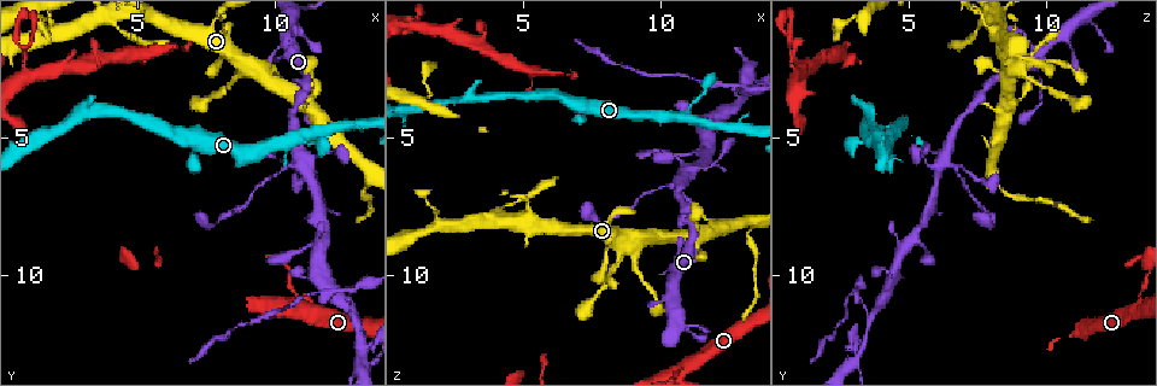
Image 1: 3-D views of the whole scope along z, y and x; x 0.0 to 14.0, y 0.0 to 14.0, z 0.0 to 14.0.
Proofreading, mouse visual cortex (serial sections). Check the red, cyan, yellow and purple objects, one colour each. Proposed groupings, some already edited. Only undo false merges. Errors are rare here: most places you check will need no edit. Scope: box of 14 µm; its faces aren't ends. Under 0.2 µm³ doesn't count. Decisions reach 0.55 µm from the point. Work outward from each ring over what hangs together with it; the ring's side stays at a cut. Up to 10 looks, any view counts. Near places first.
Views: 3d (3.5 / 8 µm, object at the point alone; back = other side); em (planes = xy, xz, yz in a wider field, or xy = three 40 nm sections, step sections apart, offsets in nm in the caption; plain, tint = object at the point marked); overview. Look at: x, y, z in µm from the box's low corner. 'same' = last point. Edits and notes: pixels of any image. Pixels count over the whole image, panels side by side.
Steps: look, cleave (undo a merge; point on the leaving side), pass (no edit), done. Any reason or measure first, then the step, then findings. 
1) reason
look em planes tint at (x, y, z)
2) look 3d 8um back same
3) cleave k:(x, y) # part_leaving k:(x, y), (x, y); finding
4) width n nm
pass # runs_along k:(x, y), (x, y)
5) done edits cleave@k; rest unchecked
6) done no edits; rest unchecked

three arms meet
look 3d 3.5um at (11.0, 5.8, 6.2)

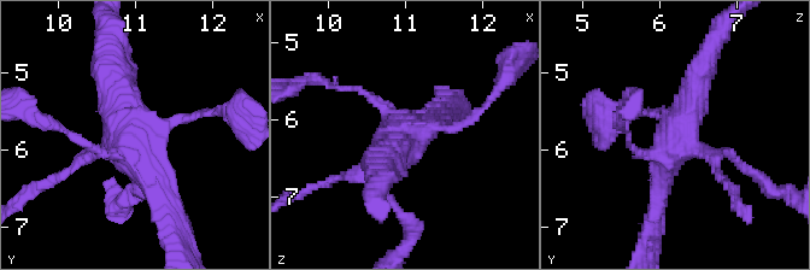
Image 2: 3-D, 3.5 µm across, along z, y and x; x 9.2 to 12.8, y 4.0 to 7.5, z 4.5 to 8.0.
look em xy step 3 tint at (10.90, 5.75, 6.25)

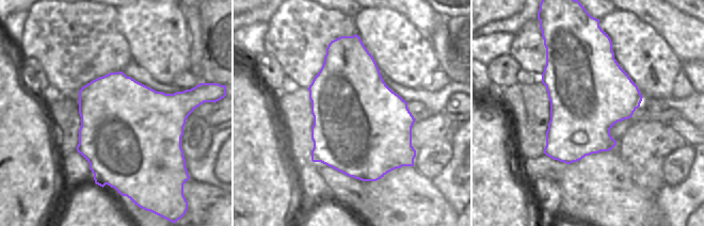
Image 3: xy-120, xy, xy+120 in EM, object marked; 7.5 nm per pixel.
pass # runs_along 2:(110, 63), (128, 145), (162, 200); one cell here

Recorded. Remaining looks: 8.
branch point
look 3d 3.5um at (8.8, 2.4, 8.9)

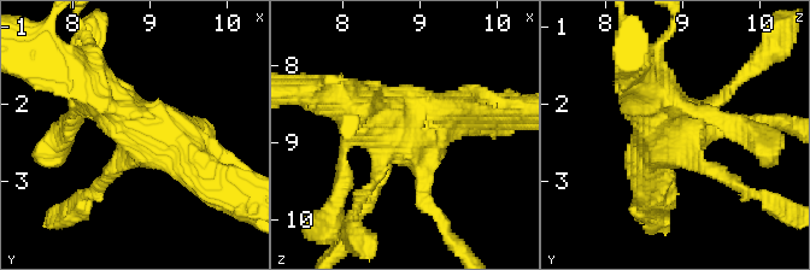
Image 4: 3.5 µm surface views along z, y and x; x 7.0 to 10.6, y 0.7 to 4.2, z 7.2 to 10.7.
look em xy step 1 tint at (8.85, 2.40, 8.95)

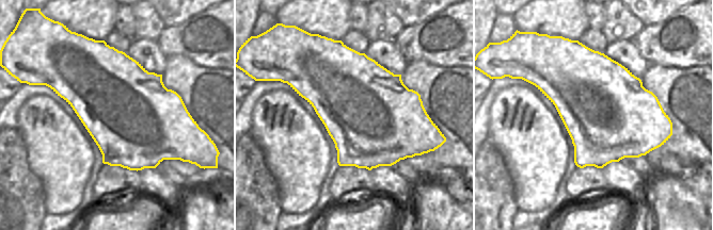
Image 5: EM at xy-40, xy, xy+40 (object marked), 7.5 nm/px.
look em xy step 3 tint same

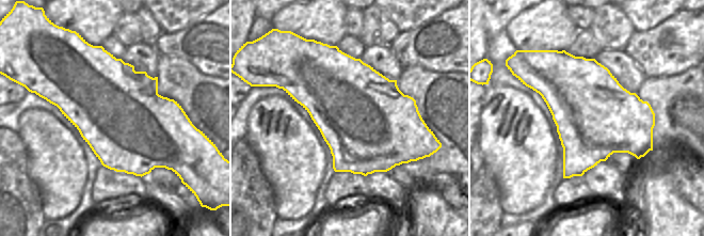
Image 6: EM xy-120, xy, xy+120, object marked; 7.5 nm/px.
pass # all the same cell

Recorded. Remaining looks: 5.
four arms meet
look 3d 3.5um at (10.8, 10.8, 13.4)

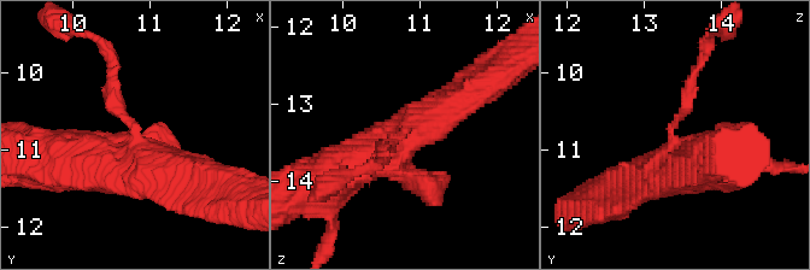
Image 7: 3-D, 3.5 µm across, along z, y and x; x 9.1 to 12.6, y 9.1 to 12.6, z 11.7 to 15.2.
arms 4; arm_widths 150, 300, 450, 500 nm; now the EM
look em xy step 3 tint at (10.85, 10.85, 13.35)

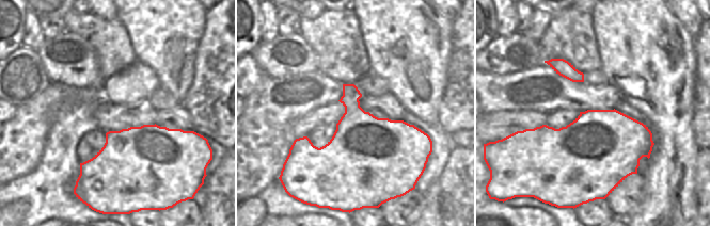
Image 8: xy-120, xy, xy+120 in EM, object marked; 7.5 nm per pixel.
pass # runs_along 7:(188, 181), (140, 154), (115, 70); all the same cell

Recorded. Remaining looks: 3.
two arms in line, one across
look 3d 8um at (12.7, 11.4, 3.7)

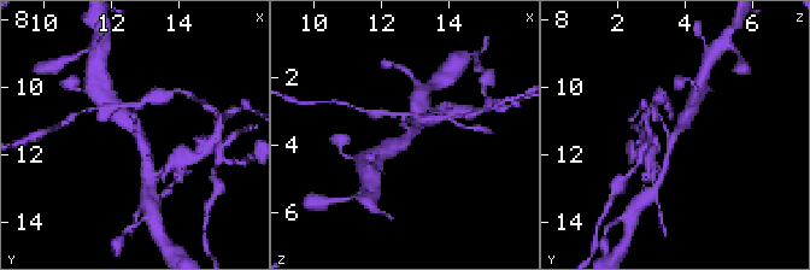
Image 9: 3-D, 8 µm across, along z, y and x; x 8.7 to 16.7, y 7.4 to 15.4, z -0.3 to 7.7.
look em planes tint at (12.9, 11.4, 3.7)

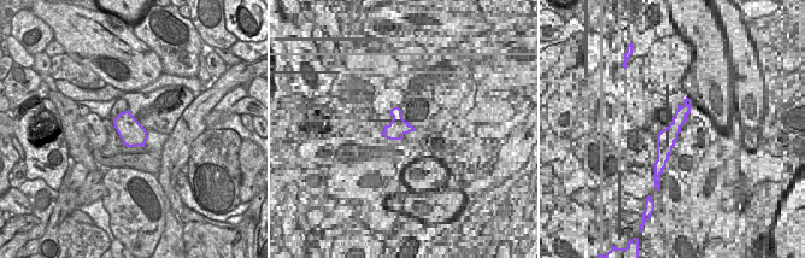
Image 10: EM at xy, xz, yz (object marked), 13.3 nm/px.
cleave 9:(136, 105) # a second cell is stuck on

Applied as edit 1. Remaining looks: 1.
done edits cleave@9; rest unchecked

